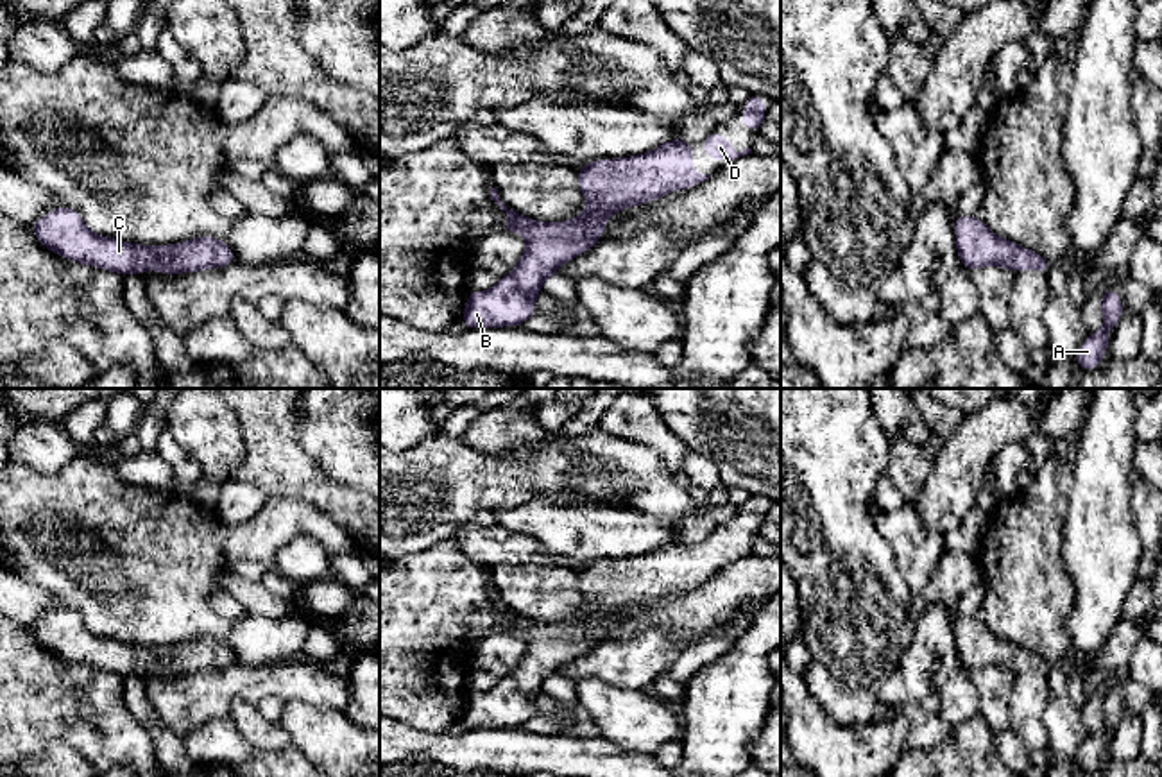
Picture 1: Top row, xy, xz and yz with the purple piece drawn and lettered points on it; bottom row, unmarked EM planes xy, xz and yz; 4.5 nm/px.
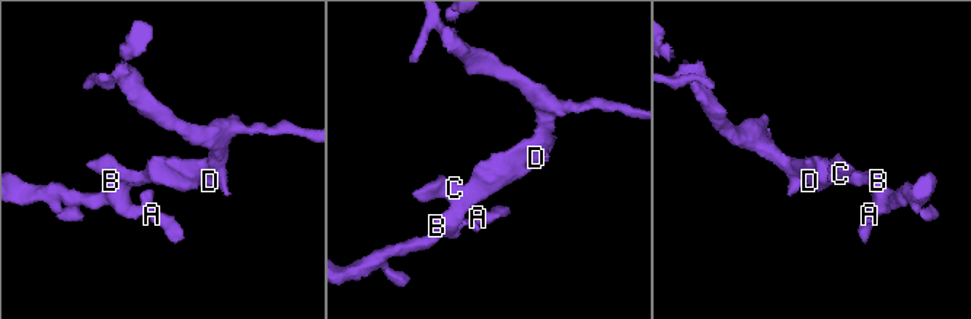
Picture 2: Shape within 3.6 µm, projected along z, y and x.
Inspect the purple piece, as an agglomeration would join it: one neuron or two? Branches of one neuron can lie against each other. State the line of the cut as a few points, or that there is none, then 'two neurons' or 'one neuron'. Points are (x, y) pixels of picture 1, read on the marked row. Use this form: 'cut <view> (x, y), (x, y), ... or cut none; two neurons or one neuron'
cut none; one neuron

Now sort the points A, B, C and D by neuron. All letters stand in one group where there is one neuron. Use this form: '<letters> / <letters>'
A B C D

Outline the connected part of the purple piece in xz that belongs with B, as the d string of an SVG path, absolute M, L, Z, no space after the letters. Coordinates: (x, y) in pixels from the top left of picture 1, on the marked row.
M680 136L661 147L618 159L598 159L580 168L577 183L589 208L577 220L537 222L508 209L491 190L491 199L507 213L501 233L523 231L526 247L516 269L485 292L469 292L462 320L467 329L523 326L535 313L535 295L559 267L598 243L605 220L628 206L652 202L668 192L689 190L709 174L693 172L693 145Z

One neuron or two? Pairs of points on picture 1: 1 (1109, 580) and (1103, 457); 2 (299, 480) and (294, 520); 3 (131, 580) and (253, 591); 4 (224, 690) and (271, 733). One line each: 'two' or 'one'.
1: one
2: two
3: two
4: two

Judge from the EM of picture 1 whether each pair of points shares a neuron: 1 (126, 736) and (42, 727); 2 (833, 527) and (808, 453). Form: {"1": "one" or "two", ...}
{"1": "one", "2": "one"}

